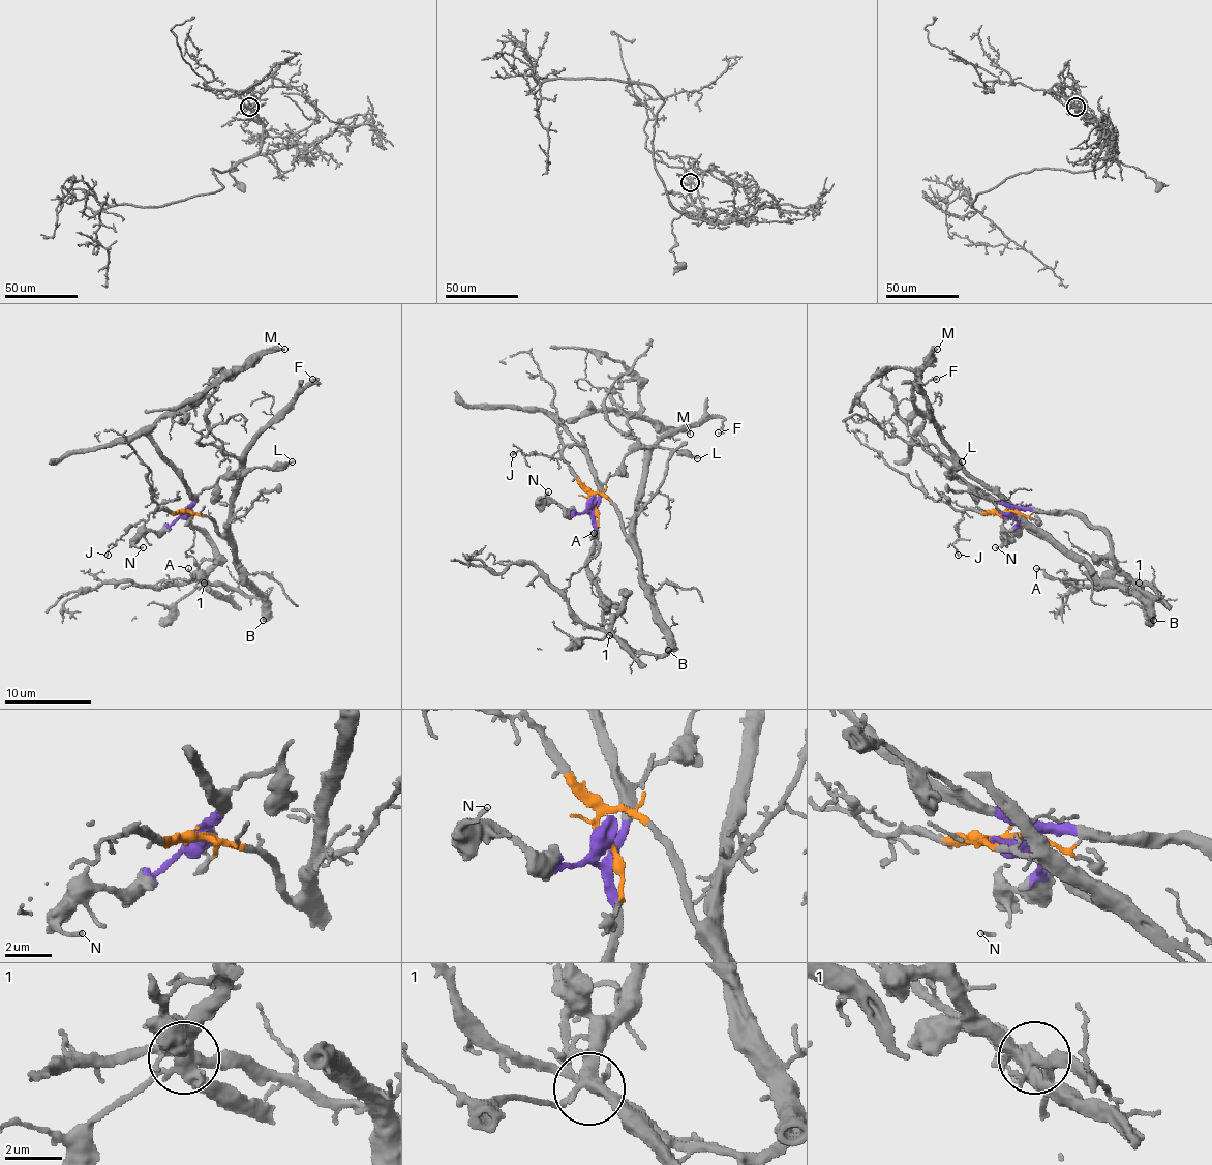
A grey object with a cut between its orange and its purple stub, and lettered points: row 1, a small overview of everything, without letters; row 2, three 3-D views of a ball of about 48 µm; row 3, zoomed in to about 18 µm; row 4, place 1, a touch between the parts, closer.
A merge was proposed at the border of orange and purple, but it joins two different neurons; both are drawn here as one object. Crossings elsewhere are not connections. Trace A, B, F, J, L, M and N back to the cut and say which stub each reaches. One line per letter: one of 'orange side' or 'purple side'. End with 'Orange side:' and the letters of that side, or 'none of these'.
A: orange side
B: orange side
F: orange side
J: orange side
L: purple side
M: purple side
N: purple side
Orange side: A, B, F, J

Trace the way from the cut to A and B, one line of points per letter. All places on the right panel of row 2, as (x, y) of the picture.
A: (1005, 511), (997, 511), (1073, 550), (1099, 577), (1150, 601), (1158, 595), (1137, 581), (1099, 586), (1036, 568)
B: (1005, 511), (997, 511), (1073, 550), (1099, 577), (1130, 588), (1143, 601), (1154, 621)

